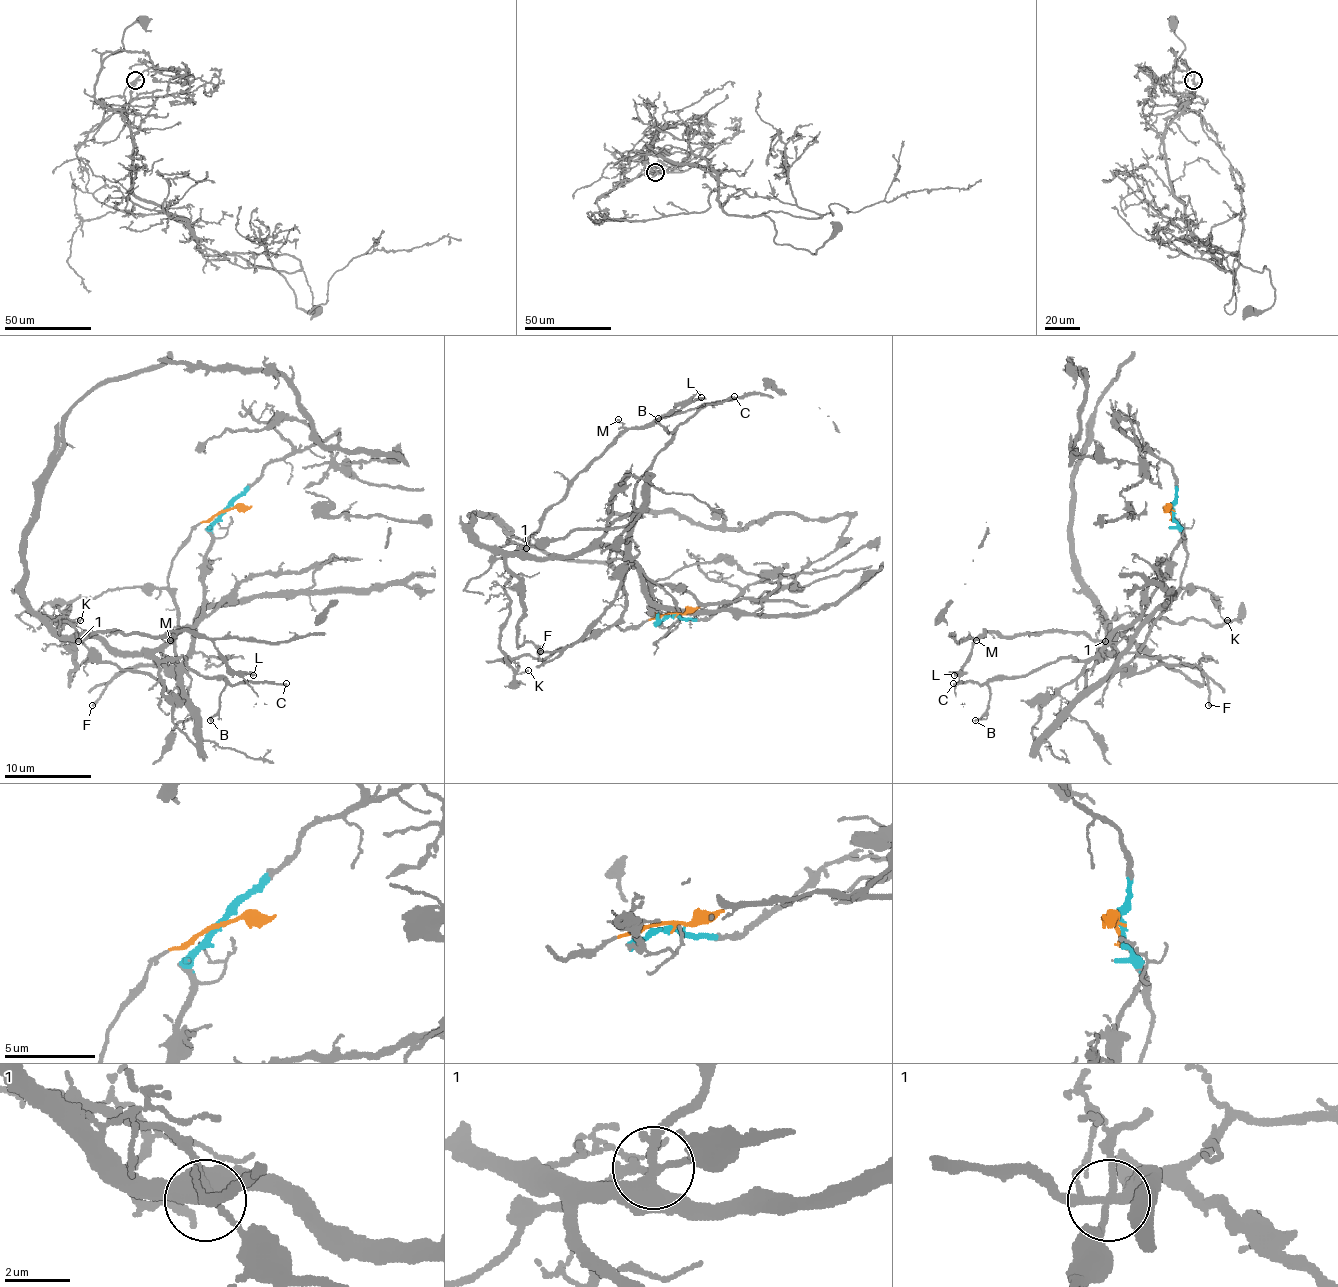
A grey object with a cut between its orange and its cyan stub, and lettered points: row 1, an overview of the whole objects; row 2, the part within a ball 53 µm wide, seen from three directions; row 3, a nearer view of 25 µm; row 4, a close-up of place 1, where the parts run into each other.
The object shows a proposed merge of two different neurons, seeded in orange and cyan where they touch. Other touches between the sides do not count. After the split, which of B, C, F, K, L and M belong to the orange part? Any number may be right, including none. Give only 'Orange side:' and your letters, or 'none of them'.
Orange side: F

